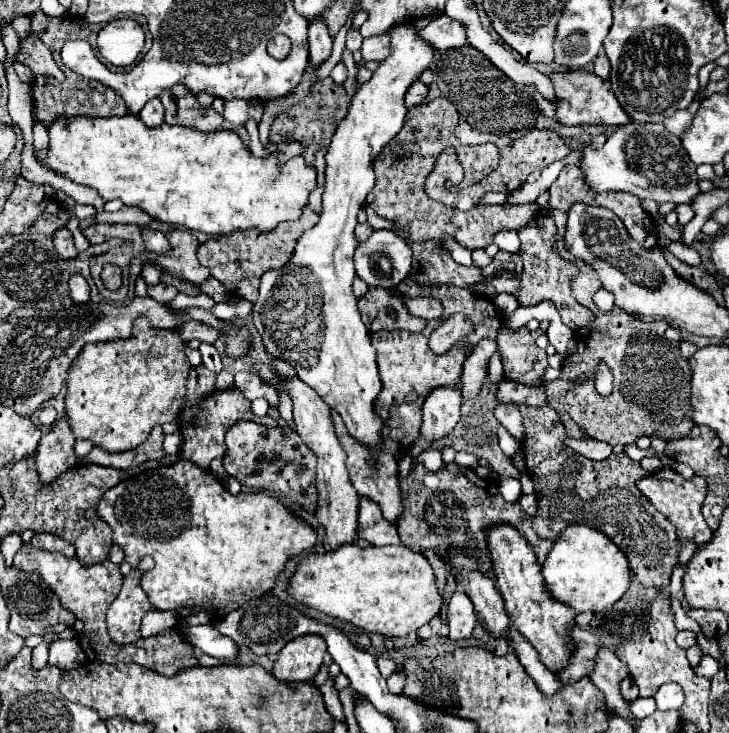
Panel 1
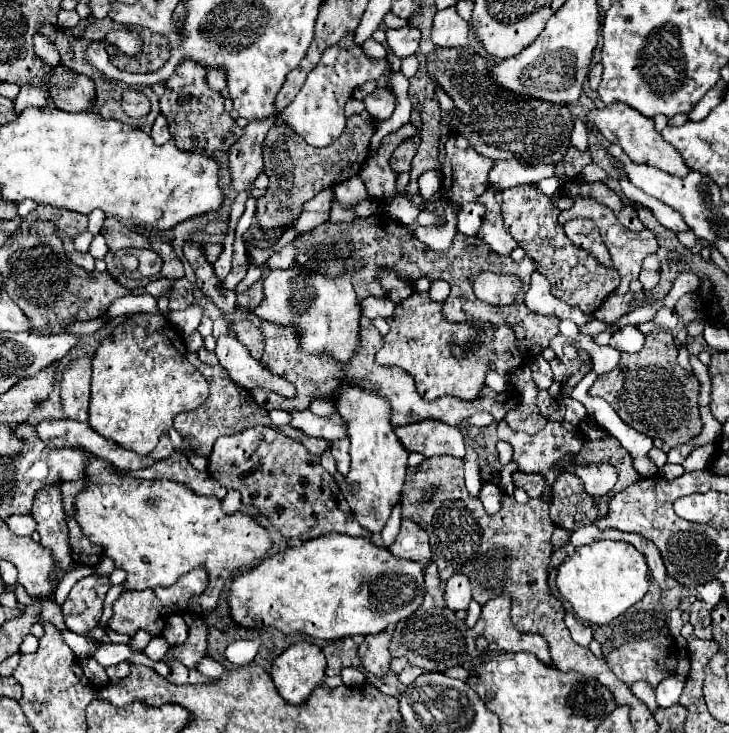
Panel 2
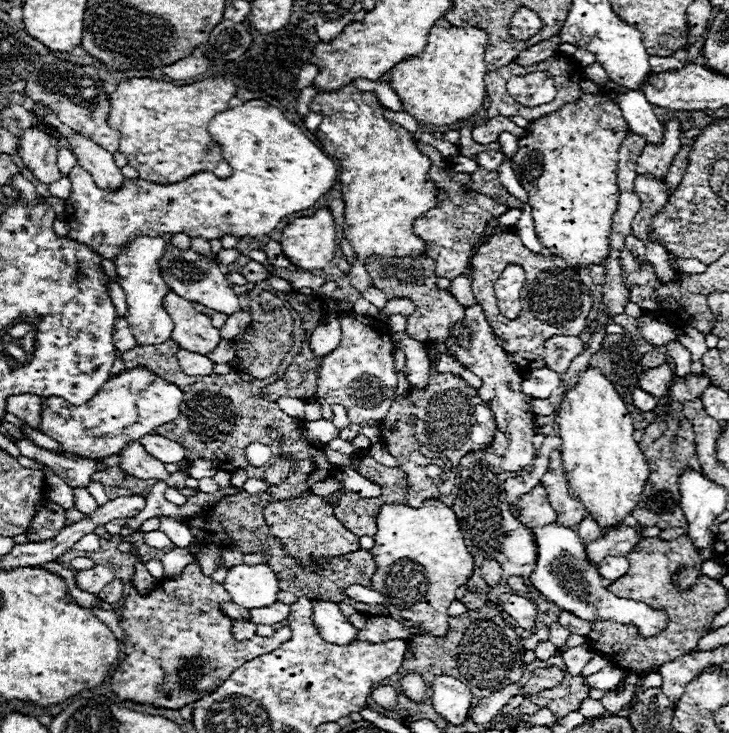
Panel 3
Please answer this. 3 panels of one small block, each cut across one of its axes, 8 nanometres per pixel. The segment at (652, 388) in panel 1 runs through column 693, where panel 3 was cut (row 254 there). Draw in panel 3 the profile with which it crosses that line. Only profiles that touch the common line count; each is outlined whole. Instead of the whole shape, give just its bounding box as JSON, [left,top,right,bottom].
[366,254,464,342]

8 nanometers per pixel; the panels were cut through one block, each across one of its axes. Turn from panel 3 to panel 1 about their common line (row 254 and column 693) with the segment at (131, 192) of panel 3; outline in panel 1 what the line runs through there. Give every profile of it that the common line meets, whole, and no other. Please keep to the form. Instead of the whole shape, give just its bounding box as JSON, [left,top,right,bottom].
[664,100,698,136]

